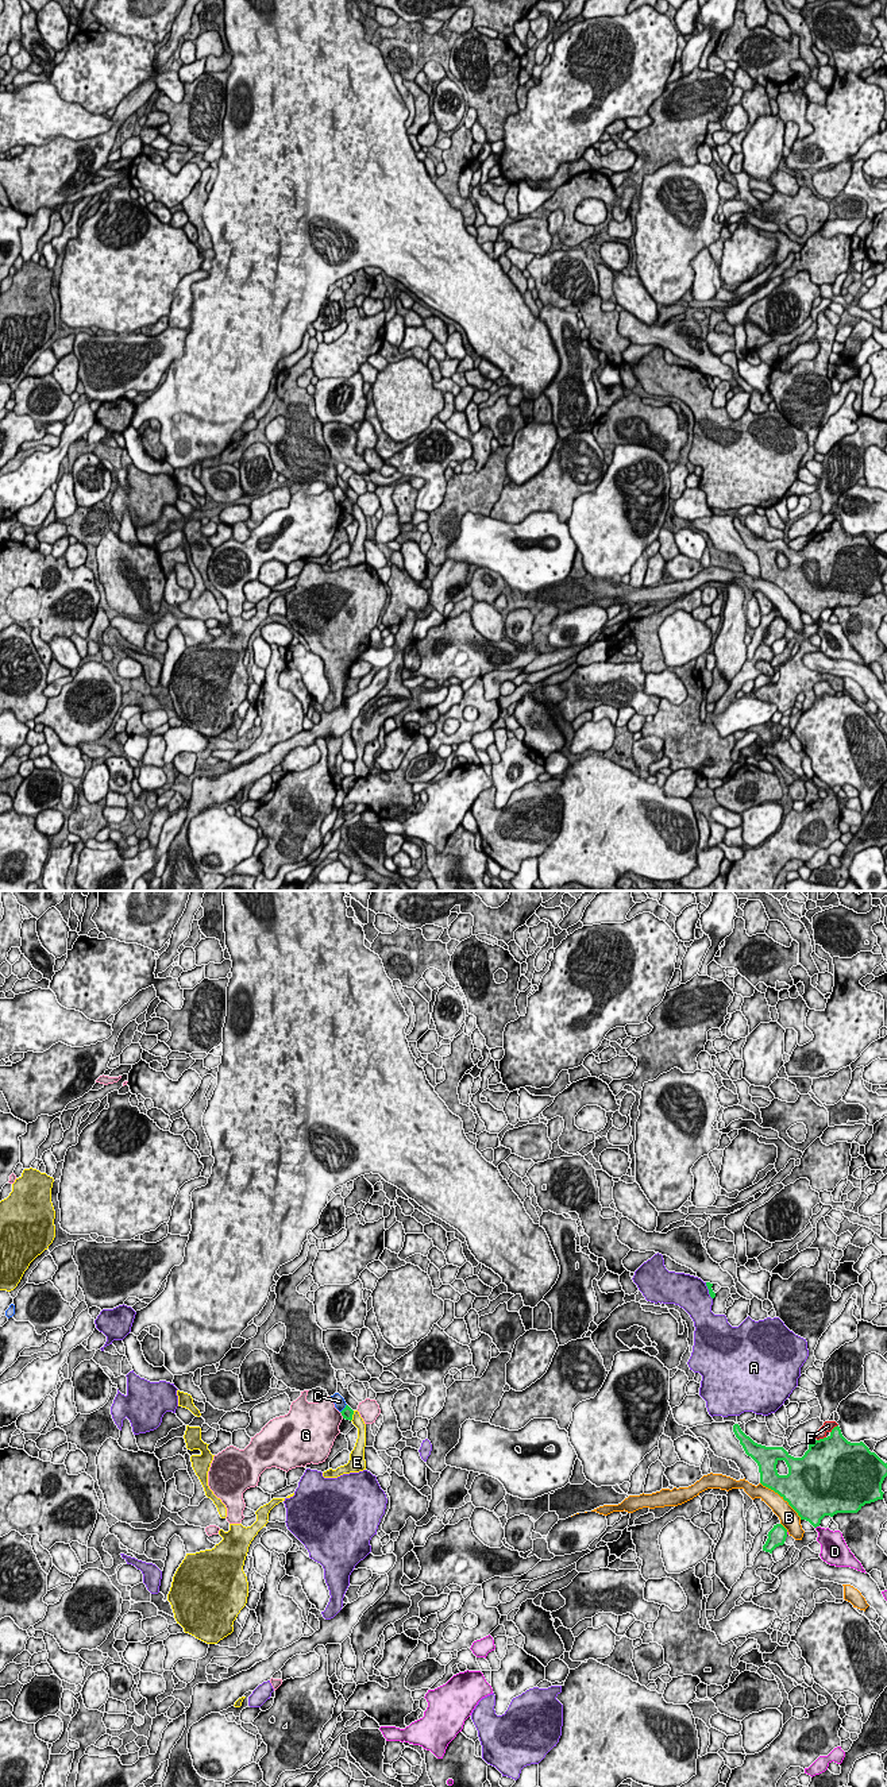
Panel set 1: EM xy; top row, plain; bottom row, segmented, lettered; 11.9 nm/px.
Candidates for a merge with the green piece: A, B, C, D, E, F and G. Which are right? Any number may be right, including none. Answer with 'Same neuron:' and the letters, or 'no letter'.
Same neuron: no letter

